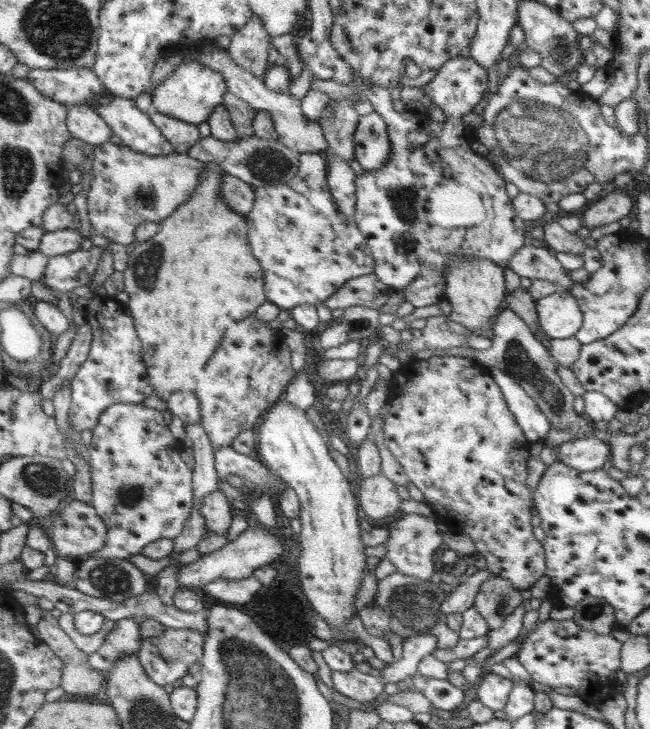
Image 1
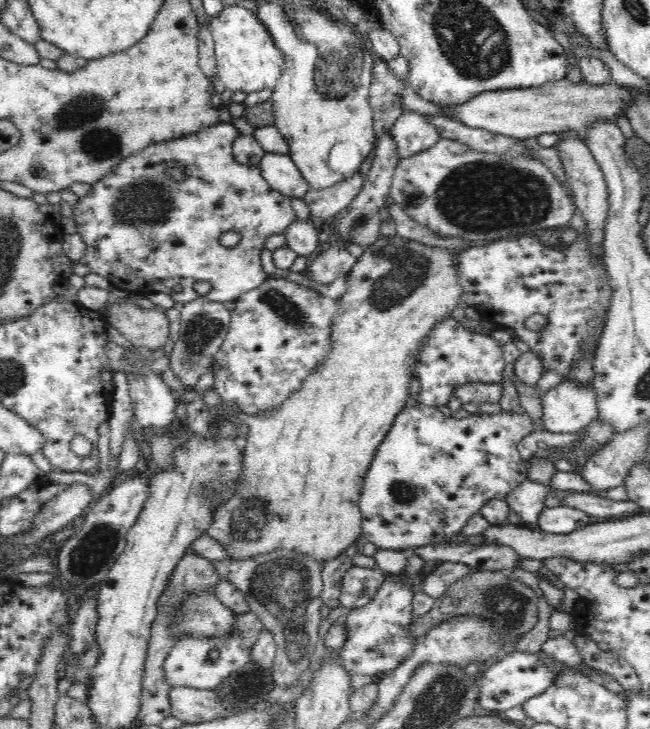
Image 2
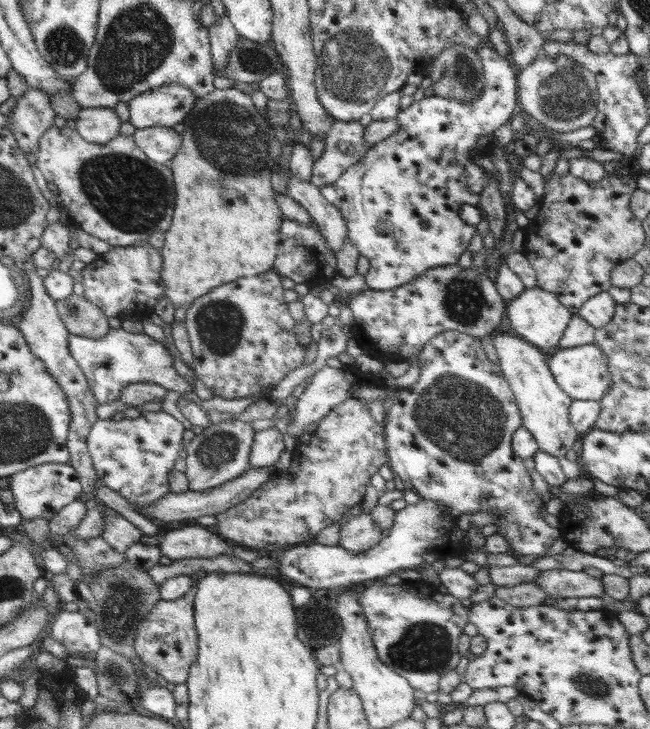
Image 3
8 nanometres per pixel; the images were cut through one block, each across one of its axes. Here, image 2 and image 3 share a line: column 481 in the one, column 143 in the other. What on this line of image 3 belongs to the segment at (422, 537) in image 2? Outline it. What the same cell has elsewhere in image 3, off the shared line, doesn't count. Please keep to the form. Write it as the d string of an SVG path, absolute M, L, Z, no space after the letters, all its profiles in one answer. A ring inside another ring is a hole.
M163 410L144 411L134 419L119 416L104 420L98 419L90 429L87 446L99 480L137 508L154 506L164 494L171 492L168 476L174 470L174 462L183 456L184 430L186 428L182 422Z

